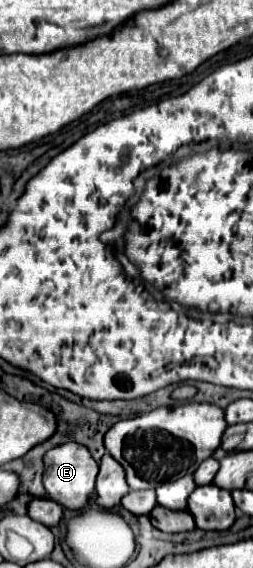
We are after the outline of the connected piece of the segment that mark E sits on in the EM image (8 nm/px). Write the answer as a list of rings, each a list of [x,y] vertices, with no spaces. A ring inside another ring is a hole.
[[[63,443],[43,457],[45,471],[43,471],[43,487],[47,497],[67,509],[81,509],[89,501],[89,493],[95,489],[95,477],[99,471],[97,461],[91,457],[89,449],[79,443]]]

